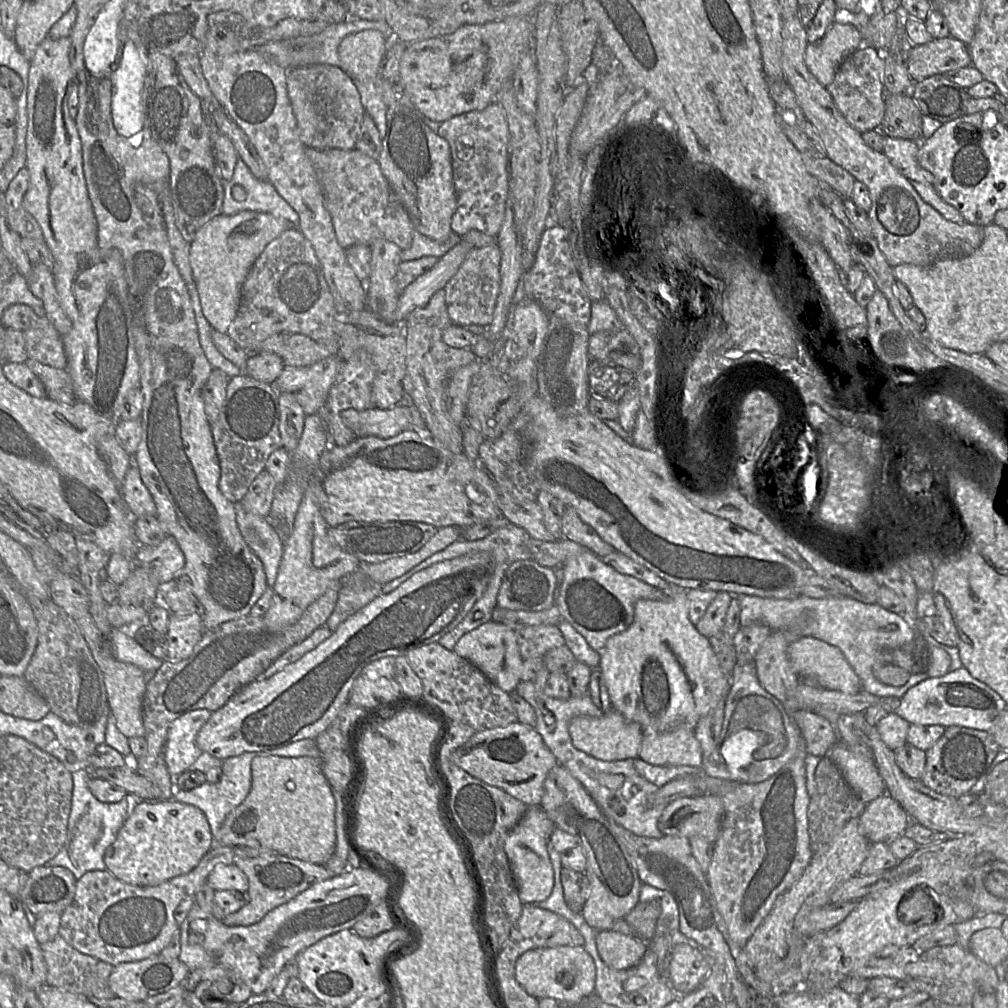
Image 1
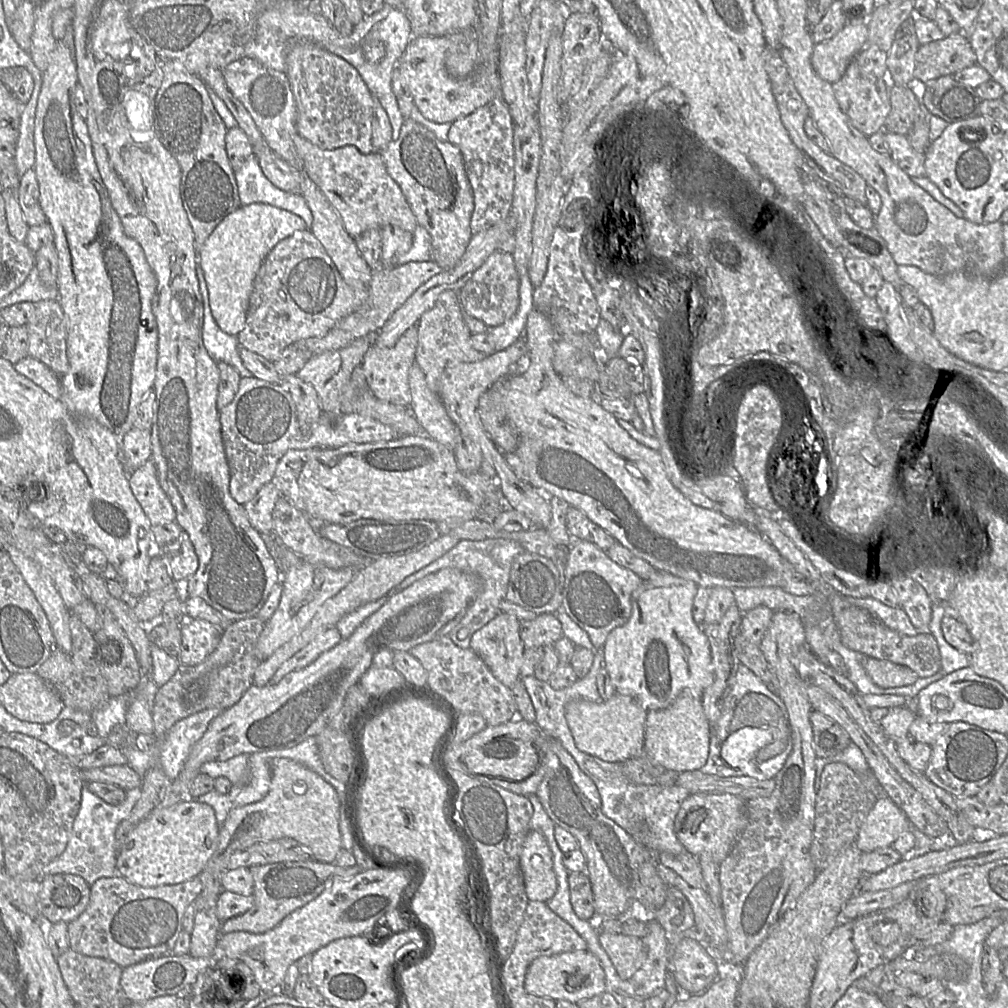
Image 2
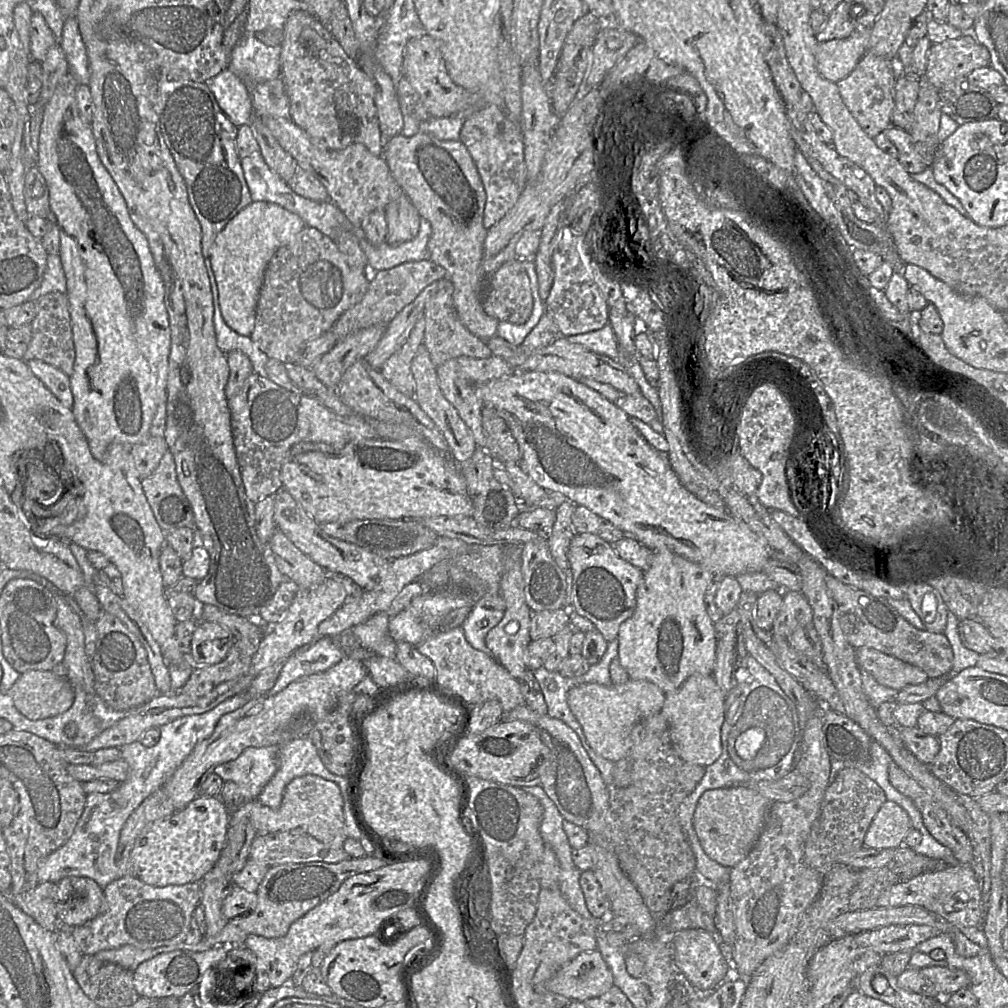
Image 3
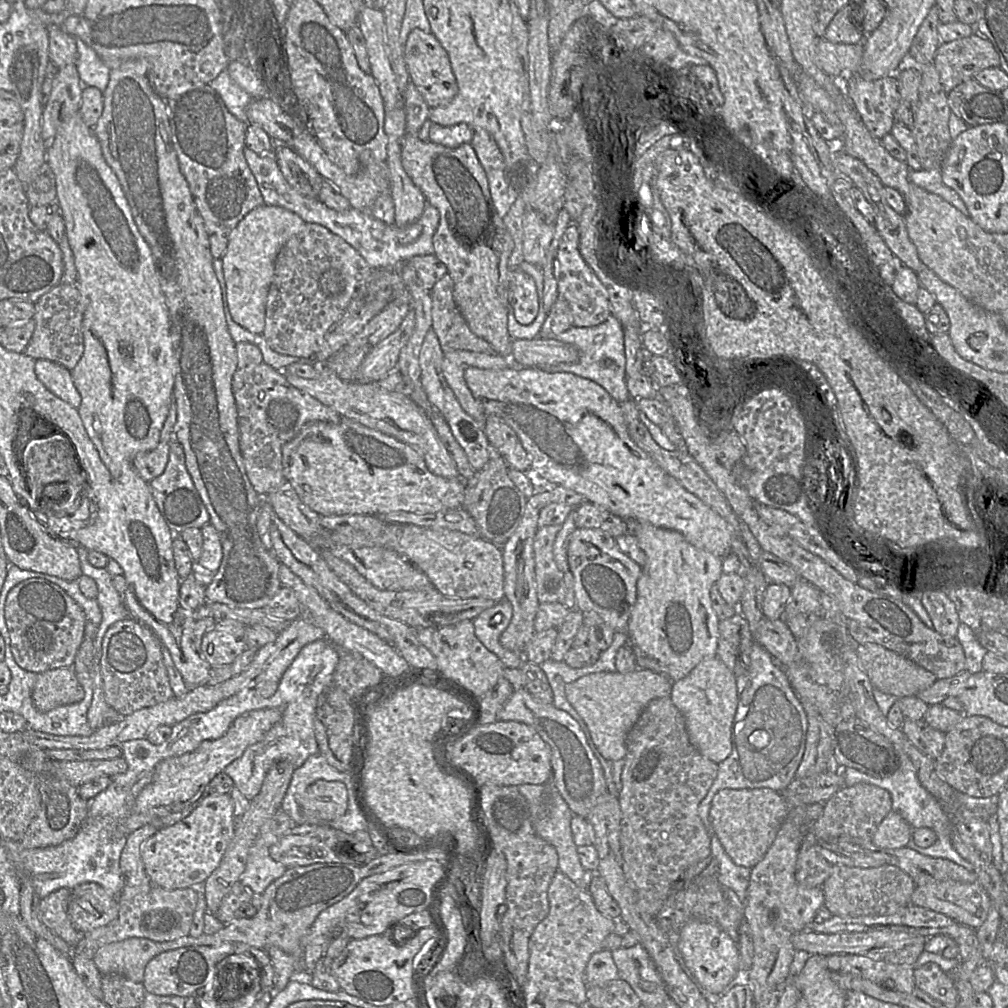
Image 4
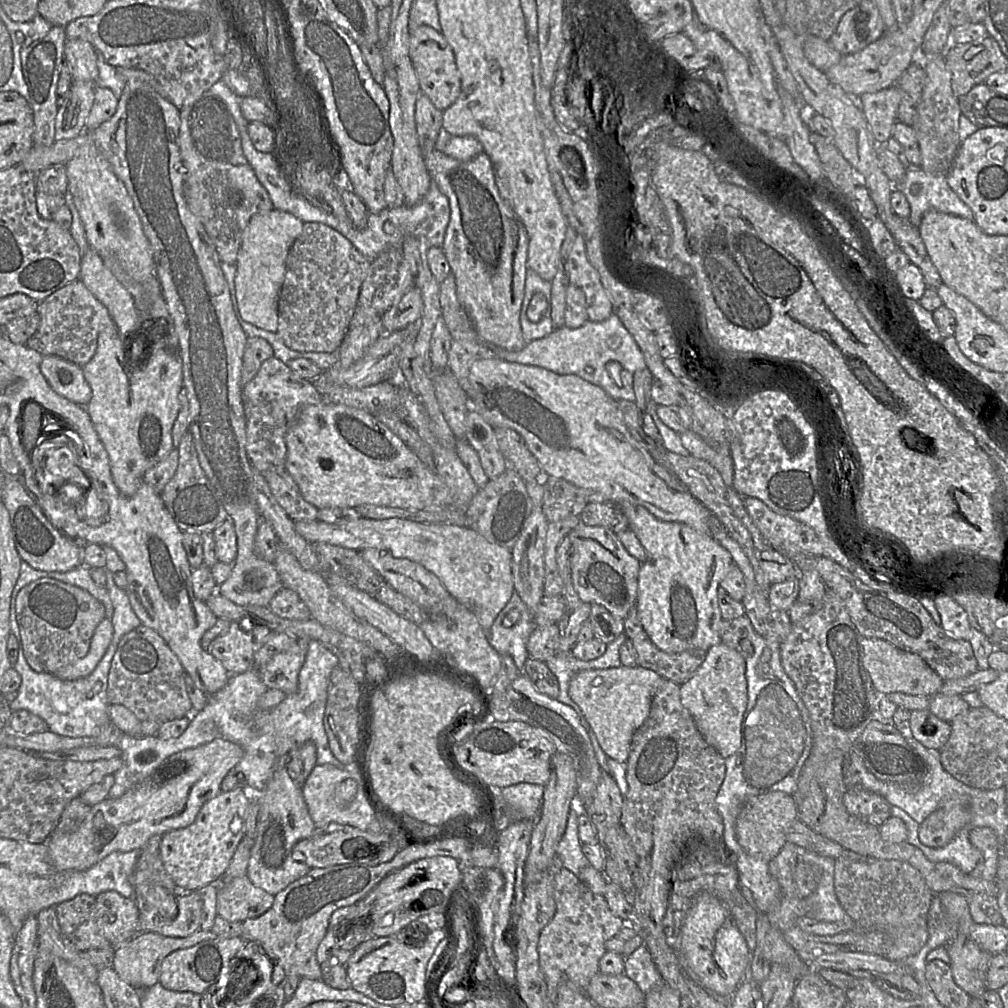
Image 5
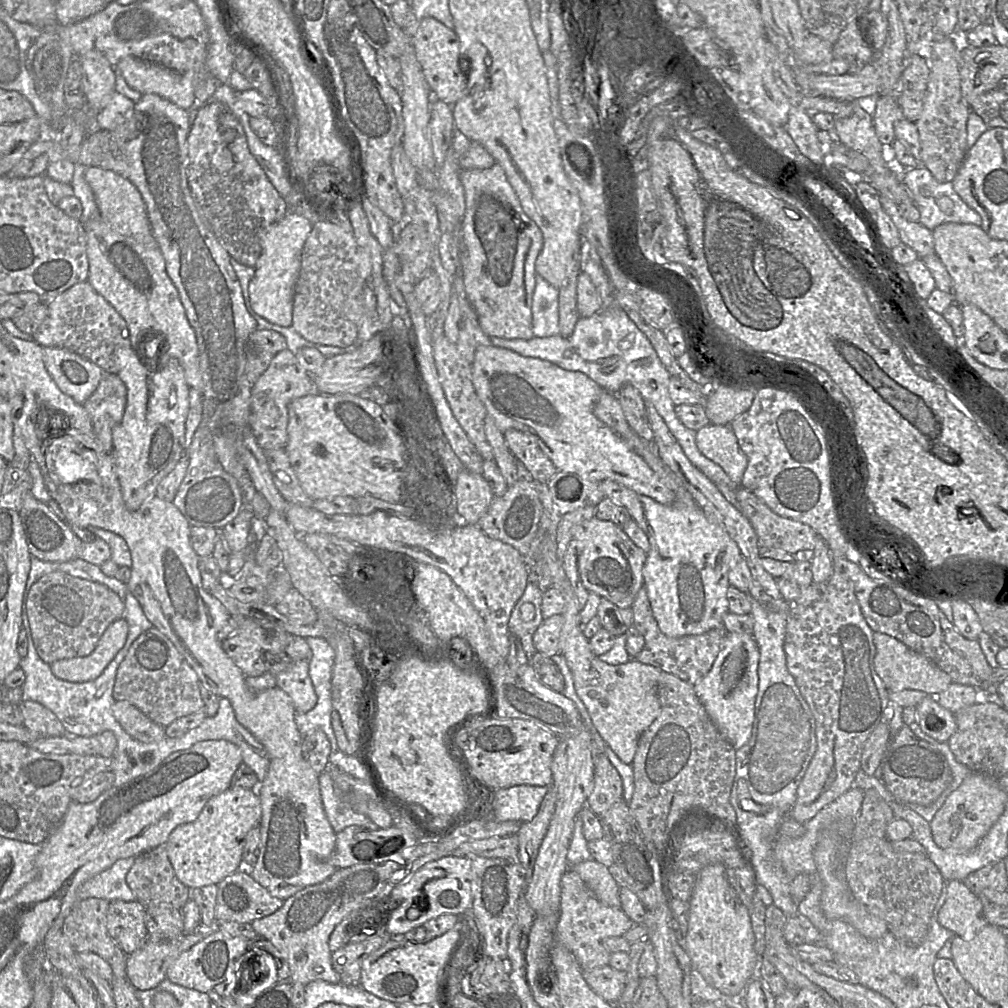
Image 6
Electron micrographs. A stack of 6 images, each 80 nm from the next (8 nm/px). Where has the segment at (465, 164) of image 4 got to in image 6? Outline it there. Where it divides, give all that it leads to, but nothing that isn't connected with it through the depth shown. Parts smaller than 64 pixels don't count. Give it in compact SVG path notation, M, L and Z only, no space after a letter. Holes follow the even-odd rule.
M498 163L488 169L462 169L459 179L465 198L459 234L459 273L466 297L487 336L531 339L534 337L532 296L537 276L535 261L543 246L542 231L523 211Z

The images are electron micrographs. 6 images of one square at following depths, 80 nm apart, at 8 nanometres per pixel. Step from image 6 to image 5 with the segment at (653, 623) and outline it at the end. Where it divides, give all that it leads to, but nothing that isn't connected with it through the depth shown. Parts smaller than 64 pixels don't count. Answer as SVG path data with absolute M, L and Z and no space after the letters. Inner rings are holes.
M635 605L624 620L624 633L633 643L637 665L680 685L693 676L706 656L707 651L704 650L666 653L657 648L643 629Z

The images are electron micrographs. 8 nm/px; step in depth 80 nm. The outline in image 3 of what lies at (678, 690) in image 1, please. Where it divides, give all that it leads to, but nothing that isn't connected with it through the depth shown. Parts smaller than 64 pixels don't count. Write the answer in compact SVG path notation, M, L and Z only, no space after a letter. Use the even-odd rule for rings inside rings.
M669 550L651 554L649 567L636 591L636 607L617 634L617 658L631 680L656 684L666 694L694 675L711 674L716 656L714 622L708 615L704 595L715 575L699 564Z

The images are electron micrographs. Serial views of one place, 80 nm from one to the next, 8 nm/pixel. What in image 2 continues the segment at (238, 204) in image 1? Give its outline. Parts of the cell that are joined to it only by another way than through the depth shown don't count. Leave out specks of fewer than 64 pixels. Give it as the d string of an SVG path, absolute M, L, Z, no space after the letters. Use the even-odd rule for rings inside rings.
M250 155L235 171L235 179L242 206L268 204L300 216L308 229L311 226L313 218L304 197L274 186L263 174L255 155Z

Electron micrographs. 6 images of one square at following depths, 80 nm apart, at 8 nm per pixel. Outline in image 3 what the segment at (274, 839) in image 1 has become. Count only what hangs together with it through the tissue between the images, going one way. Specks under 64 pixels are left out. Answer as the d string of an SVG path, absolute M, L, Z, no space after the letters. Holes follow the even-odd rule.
M316 775L294 778L285 788L281 804L272 809L257 800L245 802L230 813L229 827L241 822L249 822L257 835L300 830L330 848L343 848L346 835L344 798L339 786Z

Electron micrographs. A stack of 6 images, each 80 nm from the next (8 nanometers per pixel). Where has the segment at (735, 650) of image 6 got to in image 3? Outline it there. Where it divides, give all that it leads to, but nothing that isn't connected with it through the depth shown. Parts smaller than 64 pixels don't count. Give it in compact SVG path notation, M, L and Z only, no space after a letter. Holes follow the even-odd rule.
M694 674L675 691L666 694L661 712L669 723L672 744L684 761L706 767L720 757L721 728L725 721L725 699L726 696L712 674Z

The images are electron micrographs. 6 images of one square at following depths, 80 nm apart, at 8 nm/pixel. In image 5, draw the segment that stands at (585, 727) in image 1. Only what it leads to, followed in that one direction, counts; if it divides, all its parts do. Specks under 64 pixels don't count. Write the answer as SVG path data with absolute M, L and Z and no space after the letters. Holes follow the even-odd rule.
M639 665L584 670L571 679L569 697L582 711L607 757L626 763L633 734L647 719L660 680L661 675Z

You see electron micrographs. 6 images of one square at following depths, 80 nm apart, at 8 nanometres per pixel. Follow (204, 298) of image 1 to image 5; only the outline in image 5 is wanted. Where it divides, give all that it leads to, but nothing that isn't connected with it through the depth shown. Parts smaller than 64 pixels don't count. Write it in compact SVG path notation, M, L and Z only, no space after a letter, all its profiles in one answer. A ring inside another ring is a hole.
M275 208L250 219L242 235L234 277L235 308L244 322L266 331L276 331L278 298L285 278L287 255L303 225L304 222L292 213Z

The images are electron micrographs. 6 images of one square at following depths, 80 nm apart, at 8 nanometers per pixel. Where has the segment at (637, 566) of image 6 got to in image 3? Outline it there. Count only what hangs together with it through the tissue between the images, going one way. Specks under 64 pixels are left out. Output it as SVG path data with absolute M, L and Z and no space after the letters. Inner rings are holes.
M574 534L567 559L572 576L571 608L586 618L611 642L617 638L620 625L630 618L636 607L636 591L643 571L621 559L611 544L591 534Z

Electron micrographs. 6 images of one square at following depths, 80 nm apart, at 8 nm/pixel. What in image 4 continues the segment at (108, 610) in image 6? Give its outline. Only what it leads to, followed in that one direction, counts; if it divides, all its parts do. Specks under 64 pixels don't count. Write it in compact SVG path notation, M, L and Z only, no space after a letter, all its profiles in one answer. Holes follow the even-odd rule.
M44 578L24 580L7 594L3 612L8 630L7 647L18 666L41 673L73 665L87 620L82 607L63 588Z

